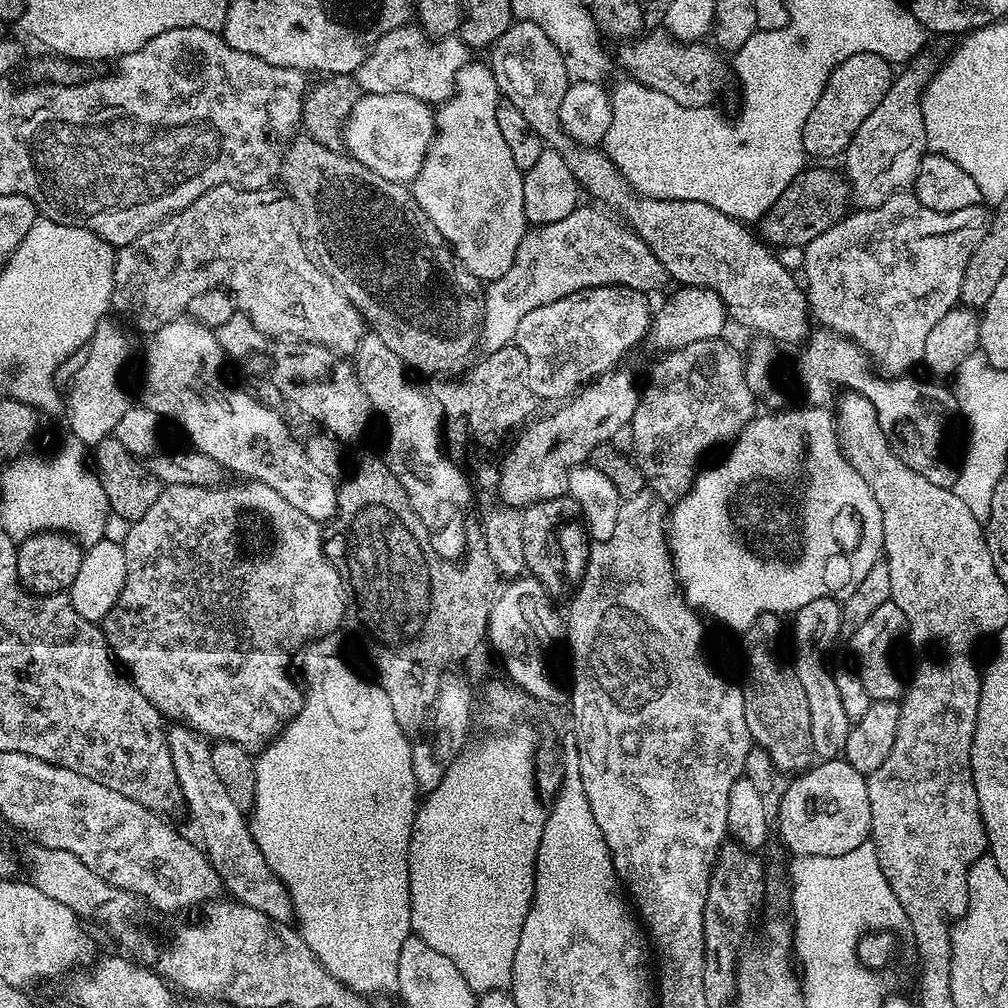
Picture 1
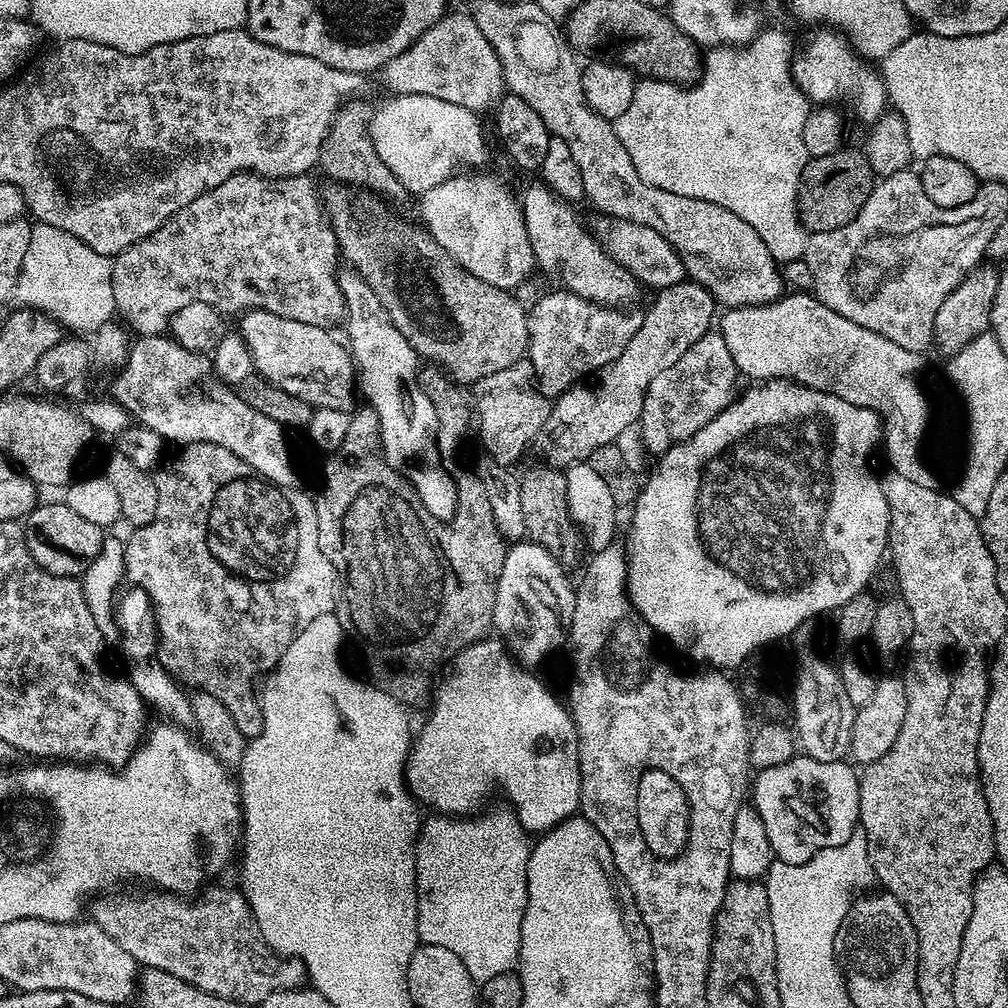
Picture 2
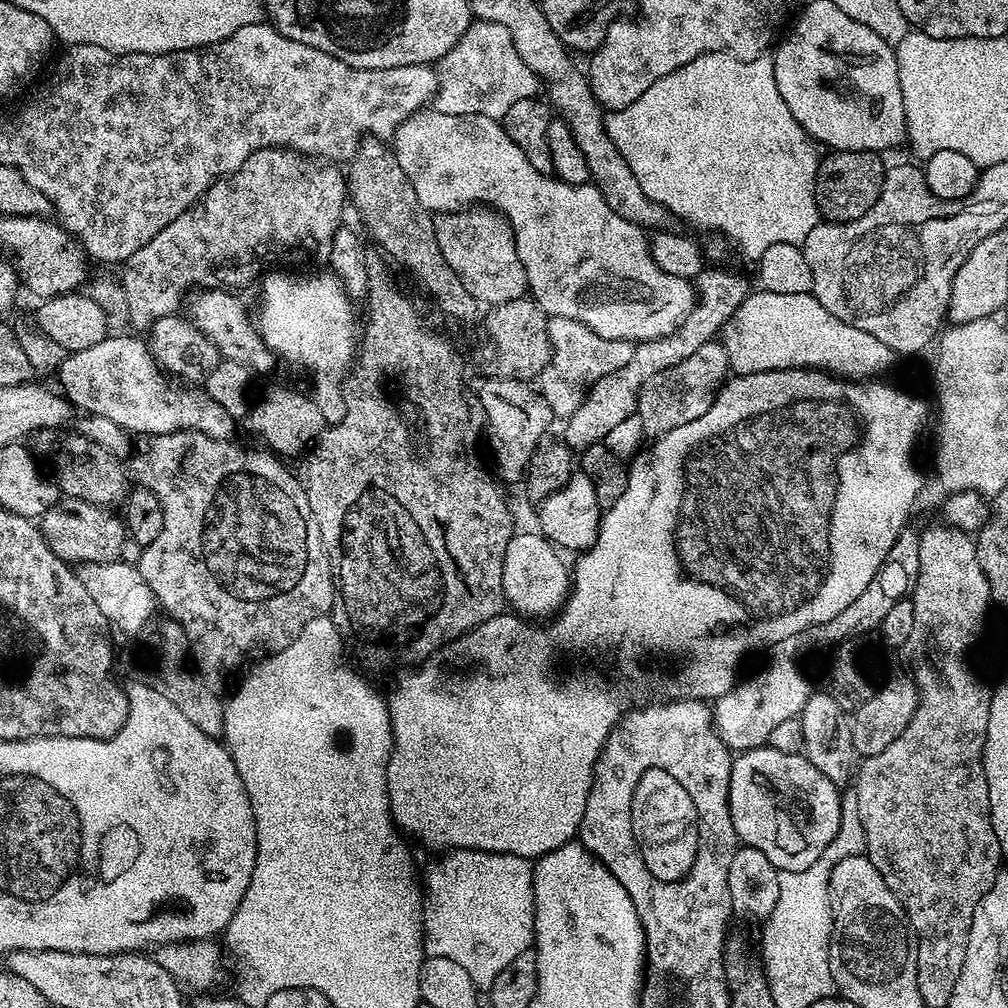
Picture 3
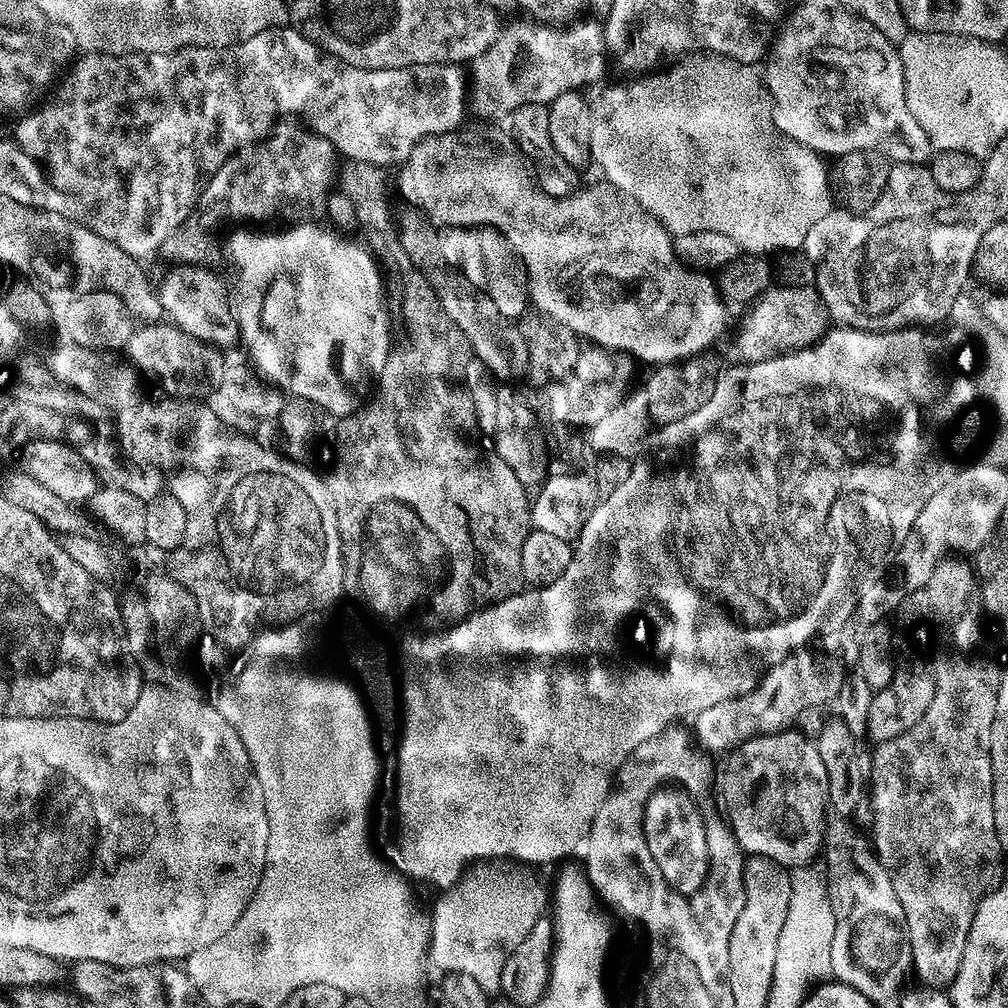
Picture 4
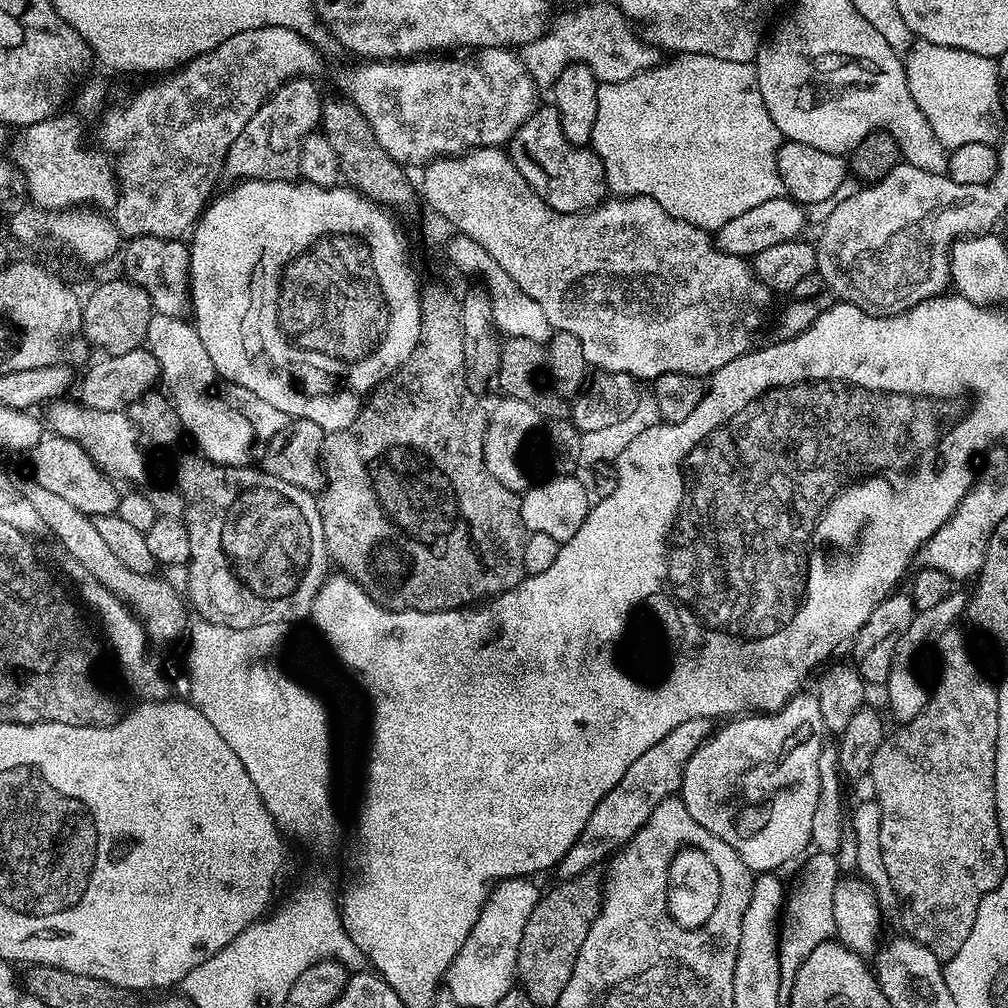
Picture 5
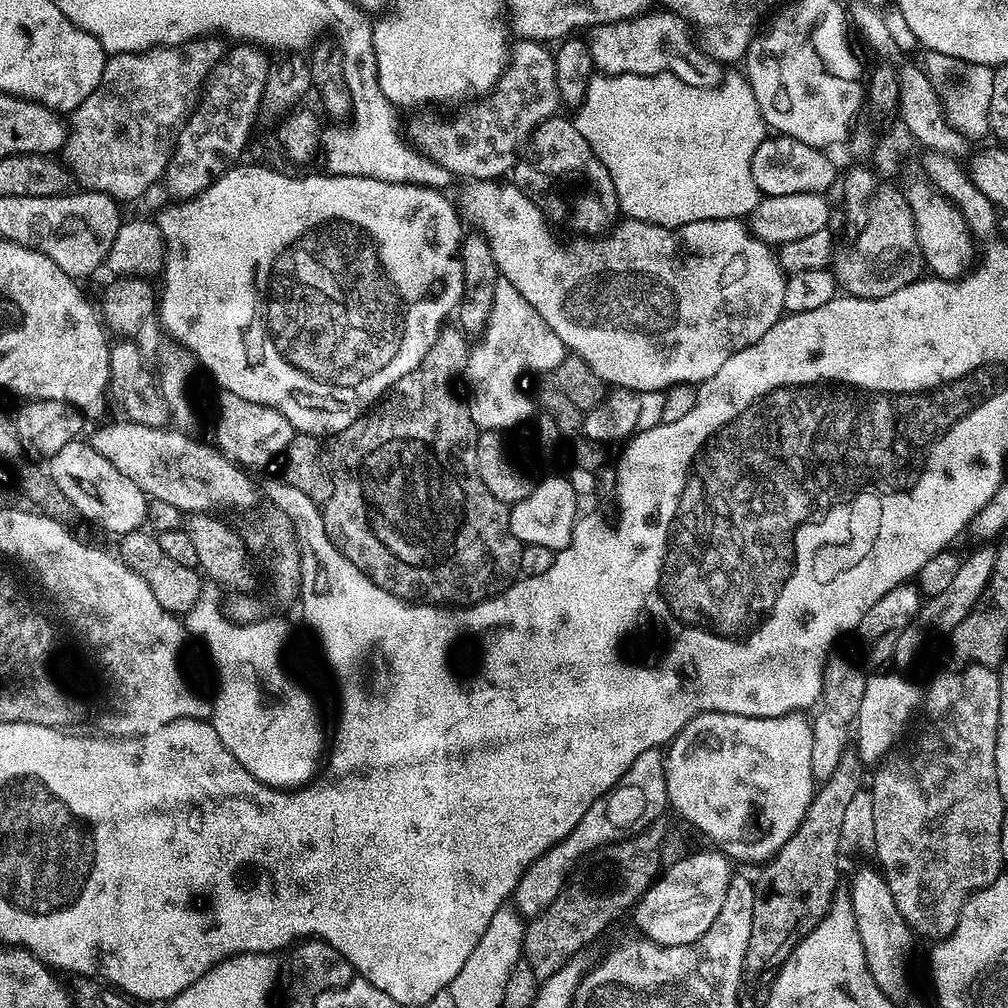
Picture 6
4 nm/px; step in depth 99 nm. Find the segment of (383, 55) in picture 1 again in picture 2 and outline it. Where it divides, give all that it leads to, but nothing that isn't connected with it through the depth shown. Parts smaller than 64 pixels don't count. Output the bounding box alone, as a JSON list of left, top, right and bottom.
[382,11,505,114]

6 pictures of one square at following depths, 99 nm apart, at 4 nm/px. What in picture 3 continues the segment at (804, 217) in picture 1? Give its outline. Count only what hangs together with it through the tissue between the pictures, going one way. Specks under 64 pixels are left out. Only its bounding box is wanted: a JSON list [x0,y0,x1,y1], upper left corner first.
[816,150,886,224]

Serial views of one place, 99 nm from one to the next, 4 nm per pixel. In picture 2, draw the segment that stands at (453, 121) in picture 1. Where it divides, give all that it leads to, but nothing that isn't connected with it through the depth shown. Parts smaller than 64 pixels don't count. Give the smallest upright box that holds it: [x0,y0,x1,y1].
[419,170,537,290]

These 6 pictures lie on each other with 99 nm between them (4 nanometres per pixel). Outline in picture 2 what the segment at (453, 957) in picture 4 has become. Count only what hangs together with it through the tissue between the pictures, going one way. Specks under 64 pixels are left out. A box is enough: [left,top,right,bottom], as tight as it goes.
[416,808,532,982]

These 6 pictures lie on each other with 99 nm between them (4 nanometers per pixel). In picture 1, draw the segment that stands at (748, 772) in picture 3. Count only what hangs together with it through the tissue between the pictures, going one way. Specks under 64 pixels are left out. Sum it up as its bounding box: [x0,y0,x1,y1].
[774,758,870,856]

